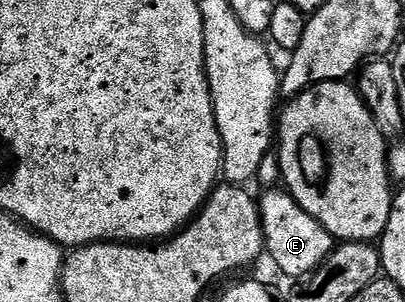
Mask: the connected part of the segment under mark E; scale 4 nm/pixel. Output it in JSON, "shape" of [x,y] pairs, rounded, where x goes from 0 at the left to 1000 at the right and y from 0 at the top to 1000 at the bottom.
{"shape":[[[662,623],[657,636],[637,656],[640,722],[644,725],[644,752],[649,755],[649,808],[654,815],[657,848],[669,848],[669,864],[701,904],[709,917],[741,917],[756,924],[770,904],[780,904],[802,871],[810,844],[827,825],[832,808],[830,788],[800,745],[783,738],[783,725],[773,725],[773,712],[753,702],[738,675],[728,669],[726,652],[696,623]]]}

